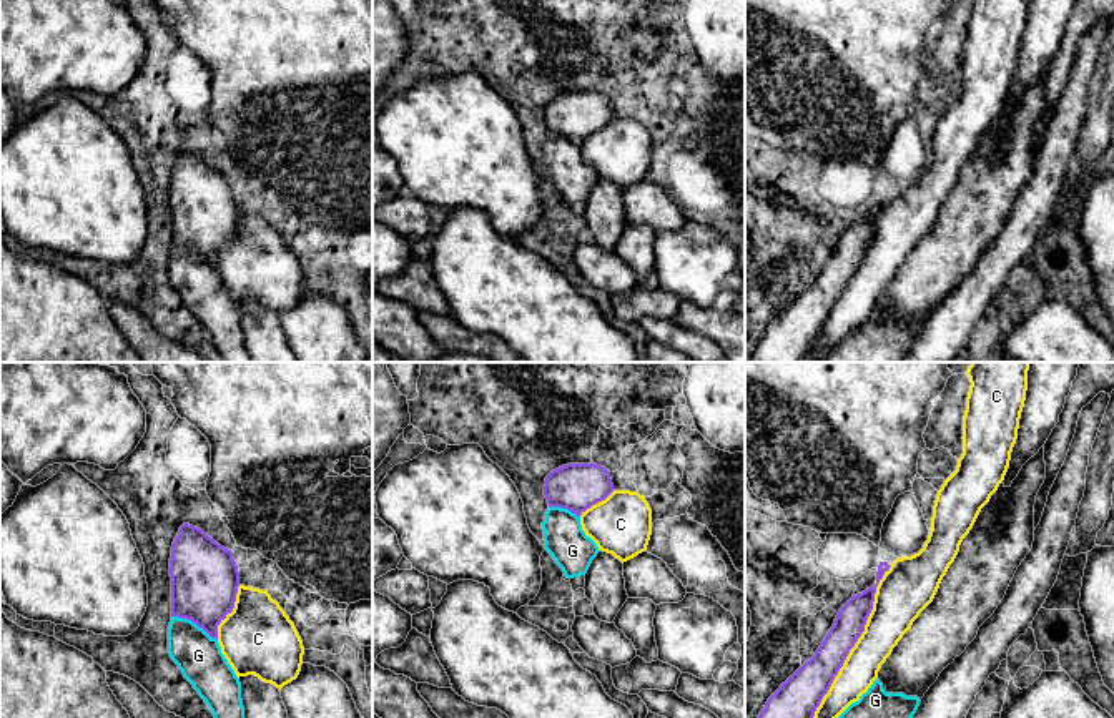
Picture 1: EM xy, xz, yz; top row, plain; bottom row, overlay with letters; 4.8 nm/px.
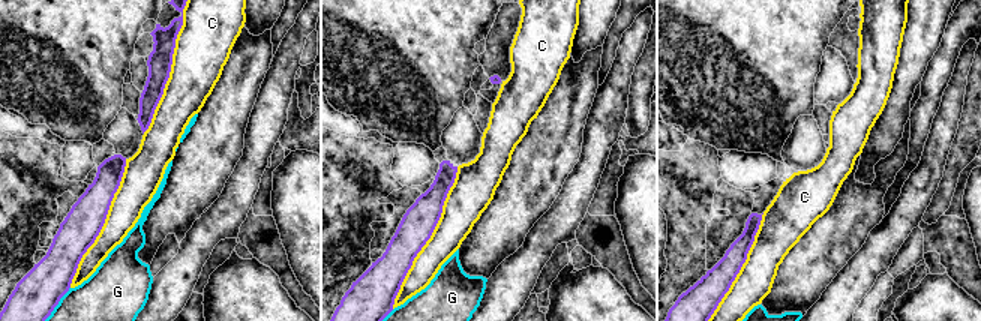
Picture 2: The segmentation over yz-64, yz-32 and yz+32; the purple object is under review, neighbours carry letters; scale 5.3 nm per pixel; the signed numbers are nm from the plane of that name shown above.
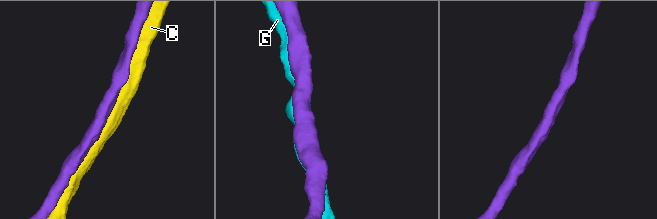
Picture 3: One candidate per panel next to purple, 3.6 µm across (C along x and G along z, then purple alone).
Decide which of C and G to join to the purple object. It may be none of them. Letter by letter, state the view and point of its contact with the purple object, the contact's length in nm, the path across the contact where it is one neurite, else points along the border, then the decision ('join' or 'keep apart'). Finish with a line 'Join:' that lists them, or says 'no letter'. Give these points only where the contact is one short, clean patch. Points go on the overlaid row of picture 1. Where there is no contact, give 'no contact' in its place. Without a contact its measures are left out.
C: meets purple in yz at (857, 640); contact 850 nm long; keep apart
G: meets purple in xy at (195, 622); contact 260 nm long; keep apart
Join: no letter

